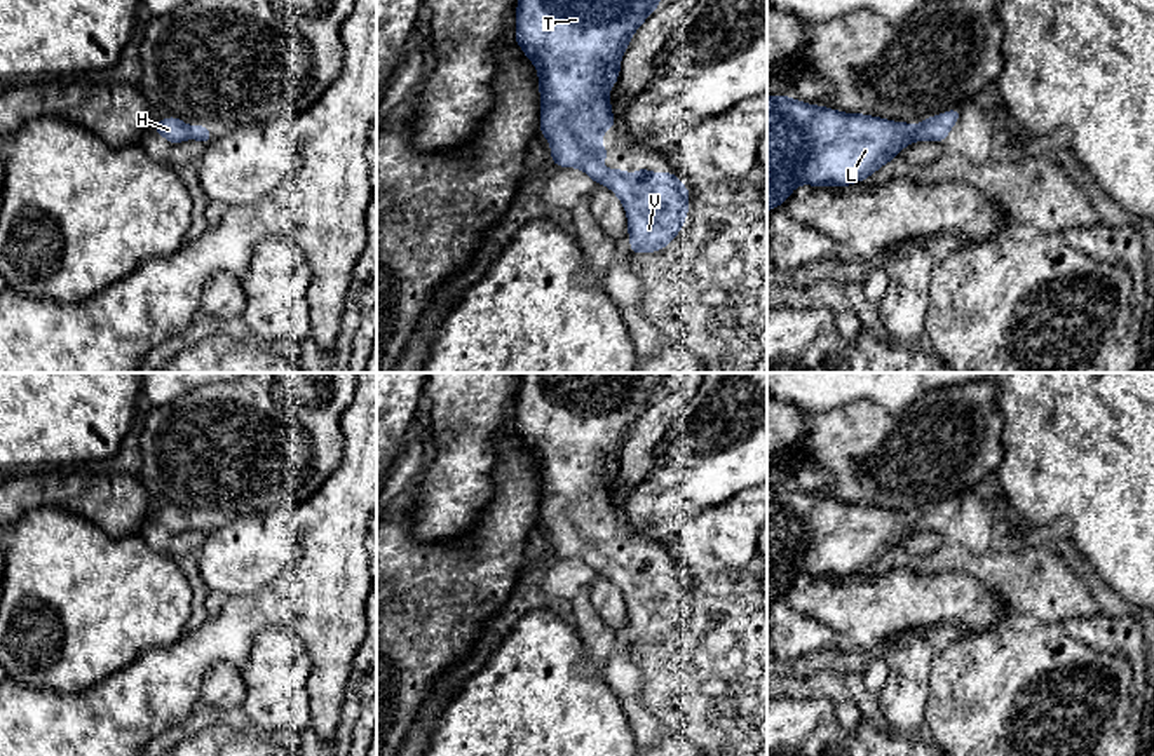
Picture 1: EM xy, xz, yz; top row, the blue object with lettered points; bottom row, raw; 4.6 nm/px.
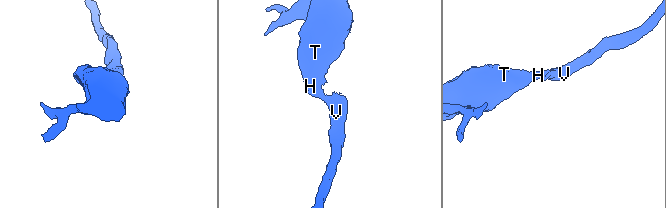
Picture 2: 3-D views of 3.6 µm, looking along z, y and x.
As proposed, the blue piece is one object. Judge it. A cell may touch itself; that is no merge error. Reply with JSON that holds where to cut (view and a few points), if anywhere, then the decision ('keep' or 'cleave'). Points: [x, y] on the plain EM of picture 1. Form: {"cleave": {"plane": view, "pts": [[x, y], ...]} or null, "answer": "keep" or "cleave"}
{"cleave": null, "answer": "keep"}

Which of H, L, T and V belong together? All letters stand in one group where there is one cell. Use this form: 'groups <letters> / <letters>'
groups H L T V

